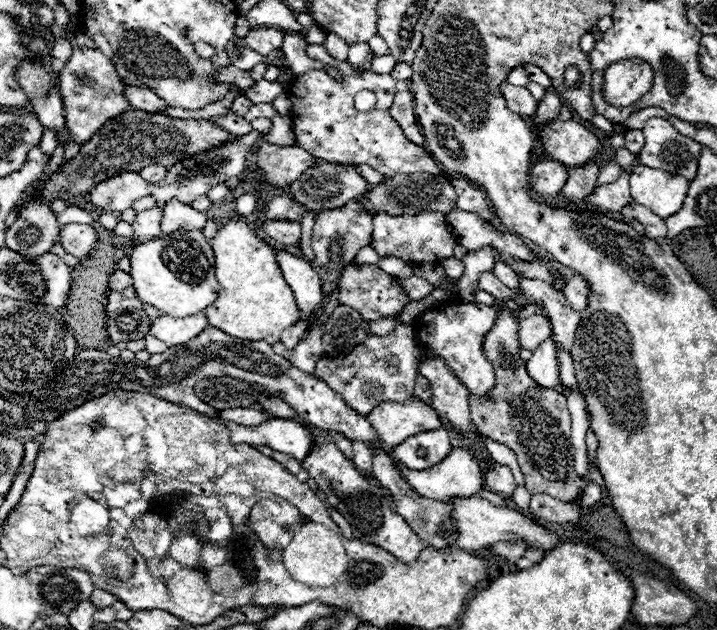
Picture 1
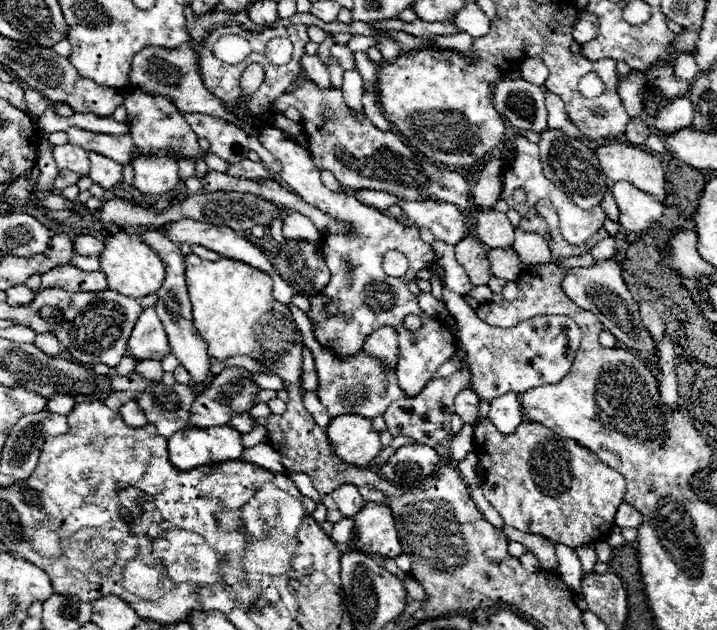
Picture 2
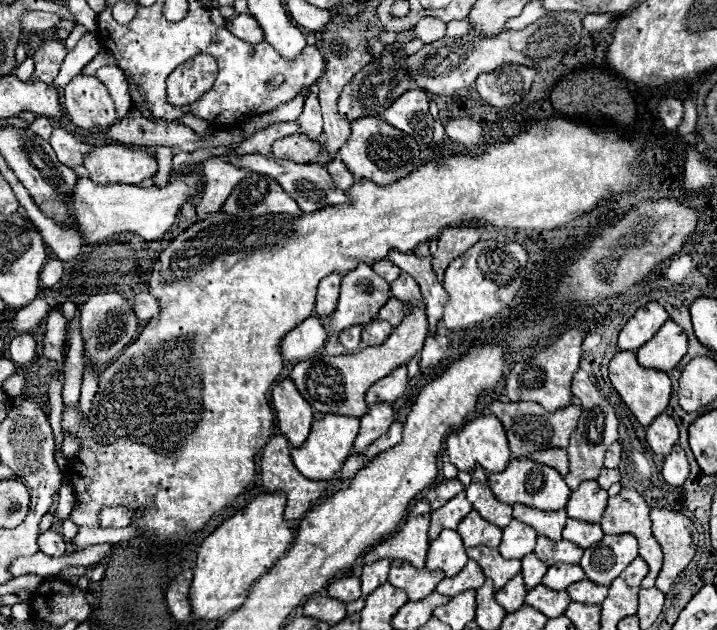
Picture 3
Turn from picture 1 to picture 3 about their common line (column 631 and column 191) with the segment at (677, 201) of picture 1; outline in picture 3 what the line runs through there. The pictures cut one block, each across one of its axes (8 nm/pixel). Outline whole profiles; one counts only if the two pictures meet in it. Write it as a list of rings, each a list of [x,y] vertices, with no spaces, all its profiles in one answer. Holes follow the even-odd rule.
[[[188,174],[170,180],[164,188],[140,188],[132,184],[96,184],[90,178],[78,178],[72,194],[64,198],[68,202],[74,228],[82,232],[84,244],[94,244],[100,238],[110,238],[118,232],[138,232],[144,240],[160,240],[174,224],[178,210],[186,202],[188,194],[196,188],[198,174]]]

